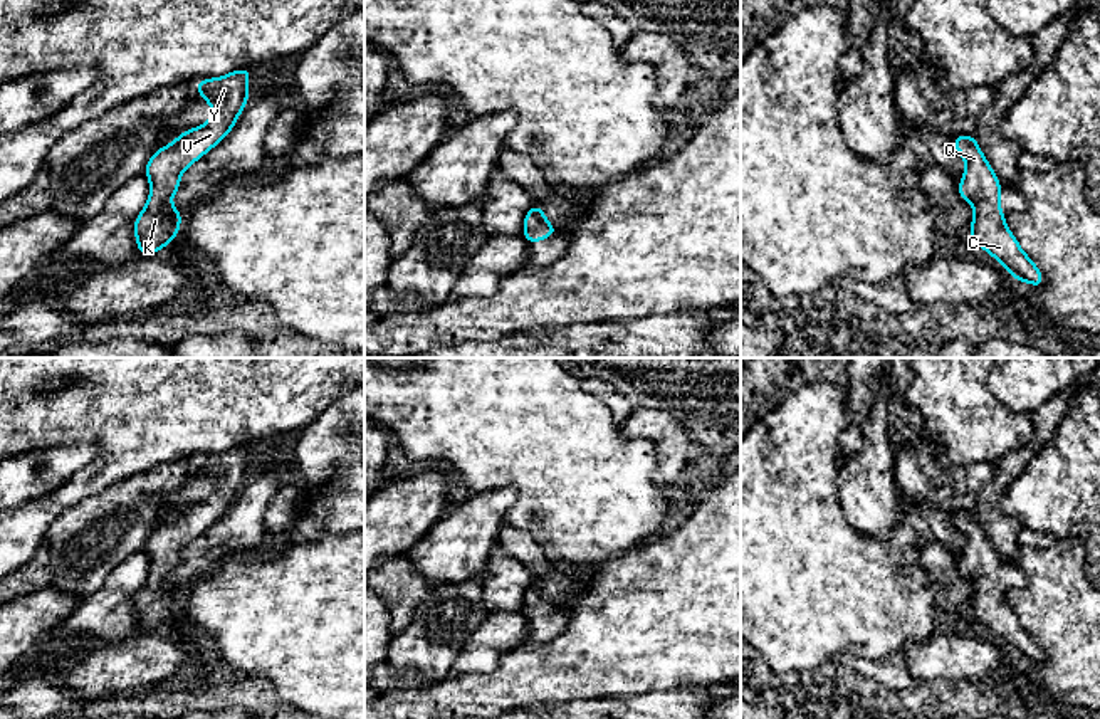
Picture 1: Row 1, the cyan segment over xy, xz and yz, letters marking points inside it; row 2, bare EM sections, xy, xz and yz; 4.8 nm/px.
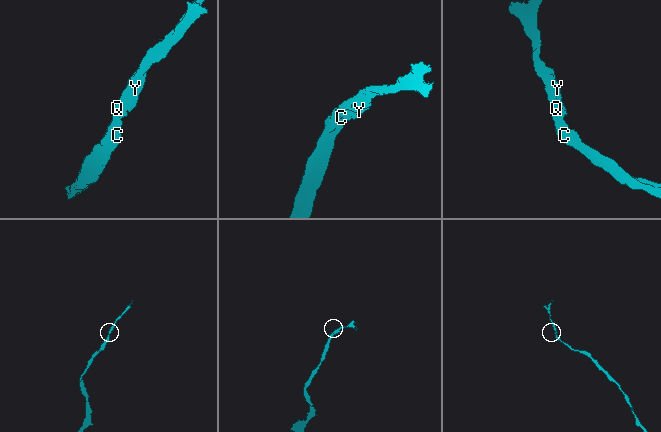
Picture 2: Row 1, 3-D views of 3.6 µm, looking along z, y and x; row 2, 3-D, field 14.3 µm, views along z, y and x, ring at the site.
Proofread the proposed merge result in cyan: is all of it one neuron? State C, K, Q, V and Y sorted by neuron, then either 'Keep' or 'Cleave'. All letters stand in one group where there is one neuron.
Groups: C K Q V Y. Keep

